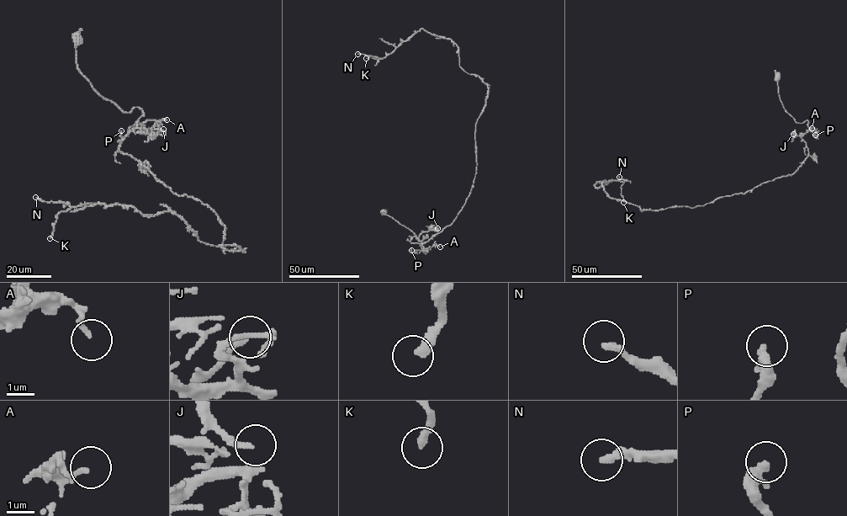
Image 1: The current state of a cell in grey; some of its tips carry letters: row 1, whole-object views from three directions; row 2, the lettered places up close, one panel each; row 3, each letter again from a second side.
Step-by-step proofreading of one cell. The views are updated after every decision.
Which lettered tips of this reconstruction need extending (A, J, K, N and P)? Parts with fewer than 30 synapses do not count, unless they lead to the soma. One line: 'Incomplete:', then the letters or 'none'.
Incomplete: K, N

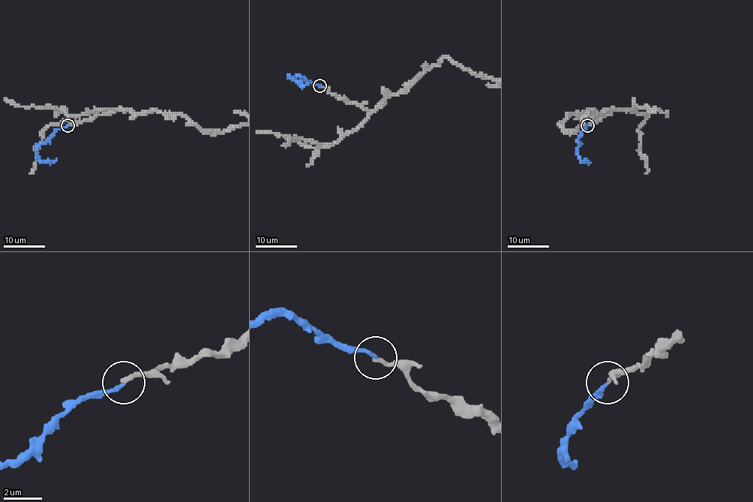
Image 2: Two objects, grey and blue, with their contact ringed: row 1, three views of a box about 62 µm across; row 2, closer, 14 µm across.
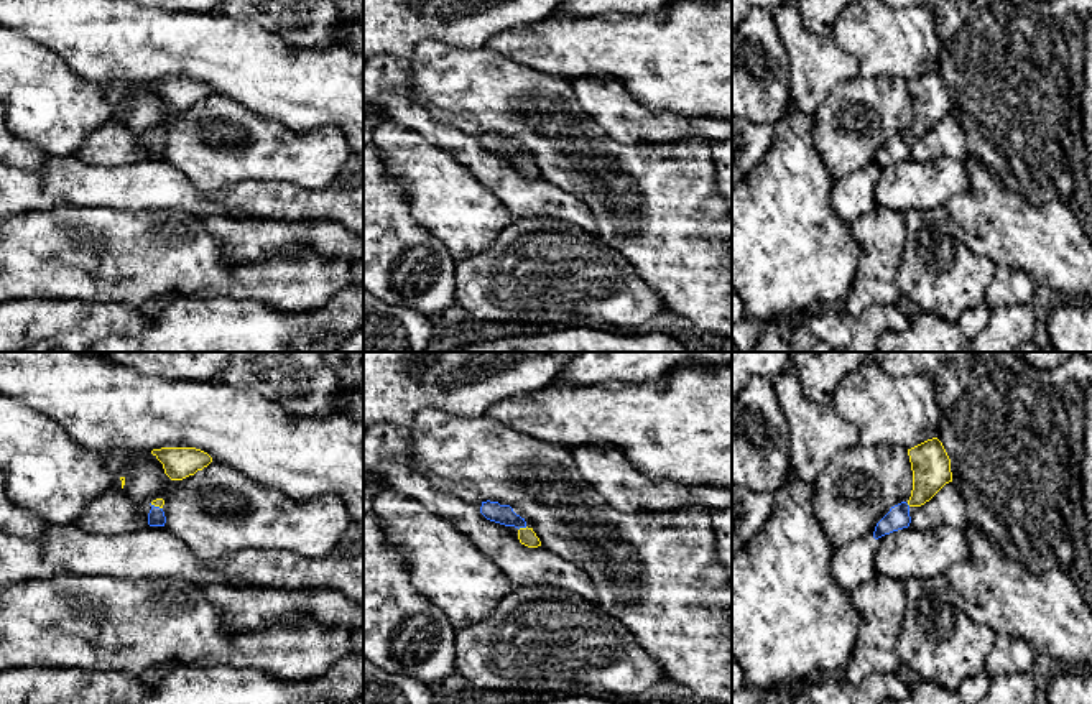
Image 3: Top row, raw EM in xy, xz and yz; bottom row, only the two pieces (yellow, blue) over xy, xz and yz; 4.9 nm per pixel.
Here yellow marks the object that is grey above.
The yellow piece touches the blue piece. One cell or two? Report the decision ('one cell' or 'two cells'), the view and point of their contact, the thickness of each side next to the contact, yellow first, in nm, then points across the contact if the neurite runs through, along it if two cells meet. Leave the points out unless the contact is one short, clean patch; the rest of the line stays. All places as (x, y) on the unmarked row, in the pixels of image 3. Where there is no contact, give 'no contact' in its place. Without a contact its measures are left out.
one cell; contact xz (522, 160); calibres 90 and 100 nm; way xz (527, 168), (522, 160), (504, 145), (492, 142)

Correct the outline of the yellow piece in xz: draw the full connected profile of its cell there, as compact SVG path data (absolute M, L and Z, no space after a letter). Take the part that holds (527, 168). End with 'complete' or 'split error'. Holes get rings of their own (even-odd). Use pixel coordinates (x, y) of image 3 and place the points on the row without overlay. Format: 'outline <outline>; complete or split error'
outline M487 132L482 133L480 145L490 153L515 158L518 161L518 171L521 176L528 179L541 178L541 173L533 160L528 160L525 150L516 146L510 137L500 137L498 133Z; split error

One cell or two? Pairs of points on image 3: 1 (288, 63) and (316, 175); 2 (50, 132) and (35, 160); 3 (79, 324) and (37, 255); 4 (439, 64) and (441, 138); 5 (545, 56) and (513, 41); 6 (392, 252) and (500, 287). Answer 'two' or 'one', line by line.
1: two
2: two
3: two
4: two
5: one
6: two

